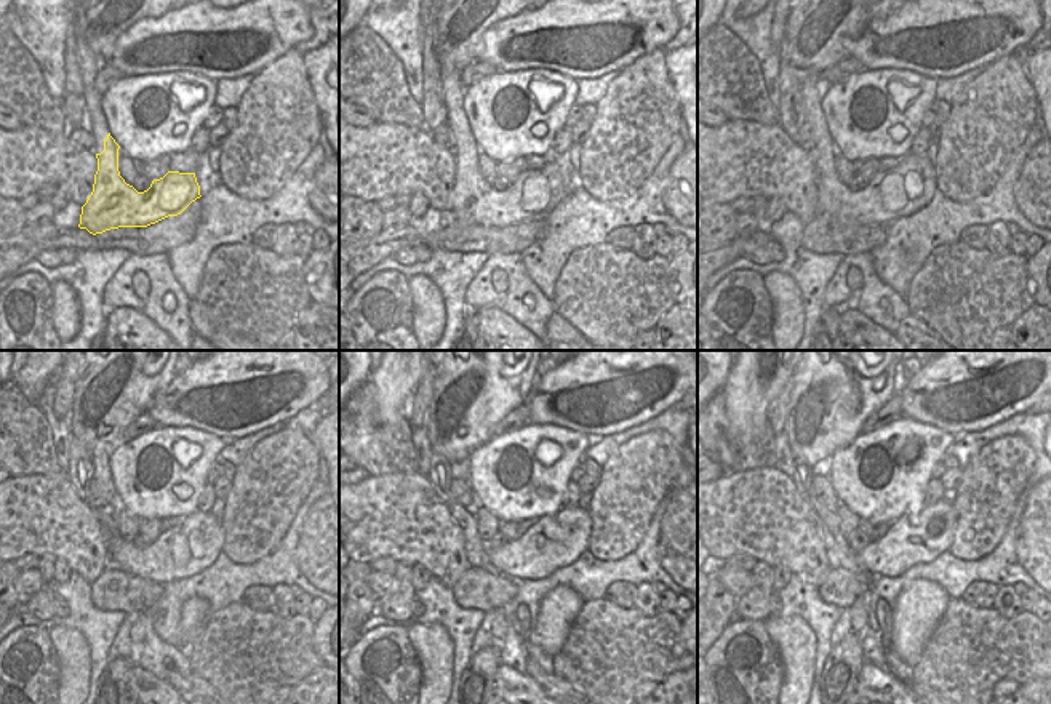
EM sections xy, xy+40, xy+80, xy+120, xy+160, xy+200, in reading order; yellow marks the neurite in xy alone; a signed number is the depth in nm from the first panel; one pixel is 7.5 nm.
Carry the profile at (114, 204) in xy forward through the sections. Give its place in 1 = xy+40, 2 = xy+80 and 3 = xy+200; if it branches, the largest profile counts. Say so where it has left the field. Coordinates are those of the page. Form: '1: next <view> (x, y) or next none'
1: next xy+40 (533, 194)
2: next xy+80 (907, 188)
3: next xy+200 (904, 544)

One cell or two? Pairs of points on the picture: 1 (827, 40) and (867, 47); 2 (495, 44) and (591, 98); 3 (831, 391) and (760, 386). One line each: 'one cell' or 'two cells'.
1: two cells
2: two cells
3: two cells

